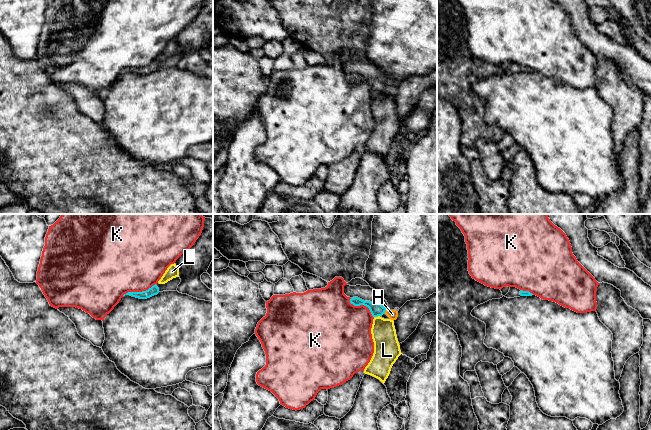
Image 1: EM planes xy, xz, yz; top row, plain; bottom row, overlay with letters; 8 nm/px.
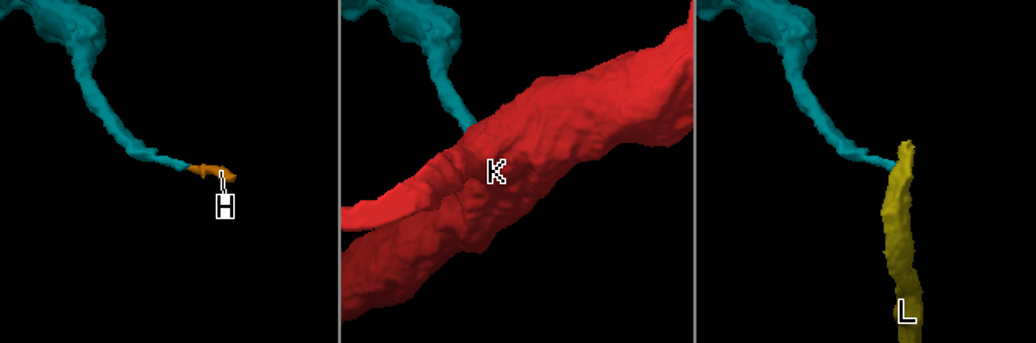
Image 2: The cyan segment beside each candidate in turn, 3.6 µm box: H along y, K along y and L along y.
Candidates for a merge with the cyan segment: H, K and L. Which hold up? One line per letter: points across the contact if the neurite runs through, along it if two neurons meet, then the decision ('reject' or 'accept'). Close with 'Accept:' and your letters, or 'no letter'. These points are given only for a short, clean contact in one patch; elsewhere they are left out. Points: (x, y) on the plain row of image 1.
H: runs through xz (376, 85), (385, 86), (392, 90); accept
K: reject
L: border along xz (379, 91), (374, 93); reject
Accept: H

